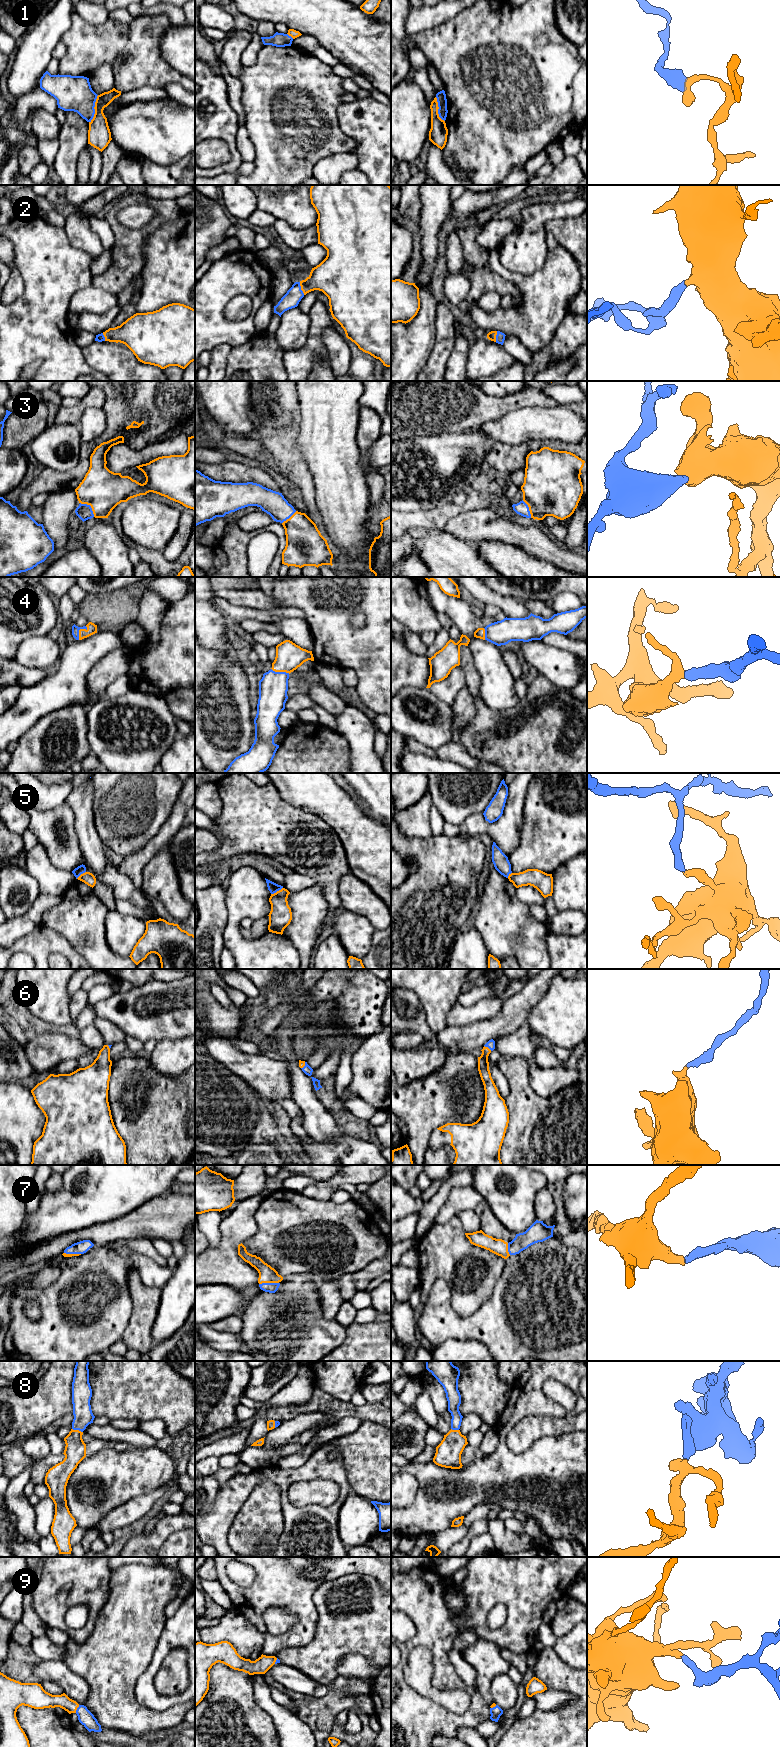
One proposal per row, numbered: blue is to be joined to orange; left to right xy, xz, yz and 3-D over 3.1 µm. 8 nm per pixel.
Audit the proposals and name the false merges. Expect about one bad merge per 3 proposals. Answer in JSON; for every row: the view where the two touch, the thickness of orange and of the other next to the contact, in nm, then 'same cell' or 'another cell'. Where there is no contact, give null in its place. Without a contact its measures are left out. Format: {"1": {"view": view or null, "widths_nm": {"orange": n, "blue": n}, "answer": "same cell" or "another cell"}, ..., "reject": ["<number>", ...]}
{"1": {"view": "xy", "widths_nm": {"orange": 190, "blue": 280}, "answer": "another cell"}, "2": {"view": "xz", "widths_nm": {"orange": 260, "blue": 140}, "answer": "same cell"}, "3": {"view": "xy", "widths_nm": {"orange": 320, "blue": 120}, "answer": "same cell"}, "4": {"view": "xy", "widths_nm": {"orange": 80, "blue": 60}, "answer": "same cell"}, "5": {"view": "xz", "widths_nm": {"orange": 190, "blue": 80}, "answer": "another cell"}, "6": {"view": "yz", "widths_nm": {"orange": 100, "blue": 70}, "answer": "same cell"}, "7": {"view": "xz", "widths_nm": {"orange": 140, "blue": 80}, "answer": "same cell"}, "8": {"view": "xy", "widths_nm": {"orange": 180, "blue": 160}, "answer": "same cell"}, "9": {"view": "xy", "widths_nm": {"orange": 120, "blue": 120}, "answer": "same cell"}, "reject": ["1", "5"]}

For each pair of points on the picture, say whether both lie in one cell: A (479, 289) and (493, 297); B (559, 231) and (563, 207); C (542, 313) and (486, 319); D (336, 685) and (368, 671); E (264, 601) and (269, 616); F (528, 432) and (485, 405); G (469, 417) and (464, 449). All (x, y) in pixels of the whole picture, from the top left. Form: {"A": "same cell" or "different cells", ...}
{"A": "different cells", "B": "different cells", "C": "same cell", "D": "different cells", "E": "different cells", "F": "different cells", "G": "different cells"}

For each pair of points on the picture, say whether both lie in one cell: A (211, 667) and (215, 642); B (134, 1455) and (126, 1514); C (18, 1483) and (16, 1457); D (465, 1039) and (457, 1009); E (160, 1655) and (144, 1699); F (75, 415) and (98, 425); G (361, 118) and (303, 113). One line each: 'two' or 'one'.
A: two
B: two
C: two
D: two
E: one
F: two
G: two

